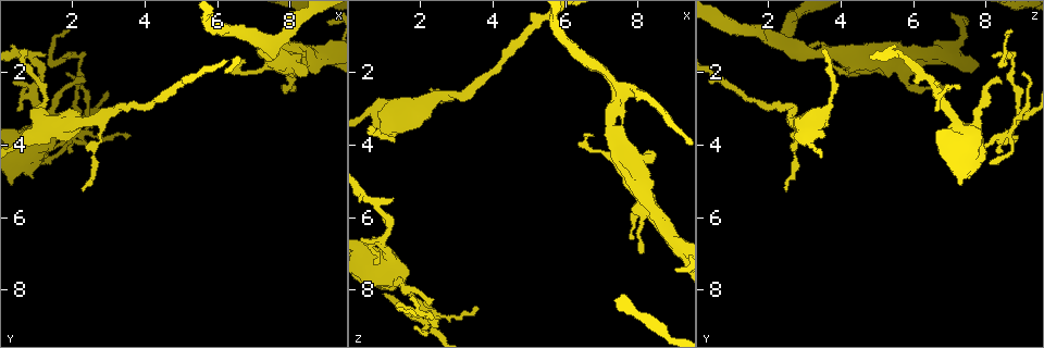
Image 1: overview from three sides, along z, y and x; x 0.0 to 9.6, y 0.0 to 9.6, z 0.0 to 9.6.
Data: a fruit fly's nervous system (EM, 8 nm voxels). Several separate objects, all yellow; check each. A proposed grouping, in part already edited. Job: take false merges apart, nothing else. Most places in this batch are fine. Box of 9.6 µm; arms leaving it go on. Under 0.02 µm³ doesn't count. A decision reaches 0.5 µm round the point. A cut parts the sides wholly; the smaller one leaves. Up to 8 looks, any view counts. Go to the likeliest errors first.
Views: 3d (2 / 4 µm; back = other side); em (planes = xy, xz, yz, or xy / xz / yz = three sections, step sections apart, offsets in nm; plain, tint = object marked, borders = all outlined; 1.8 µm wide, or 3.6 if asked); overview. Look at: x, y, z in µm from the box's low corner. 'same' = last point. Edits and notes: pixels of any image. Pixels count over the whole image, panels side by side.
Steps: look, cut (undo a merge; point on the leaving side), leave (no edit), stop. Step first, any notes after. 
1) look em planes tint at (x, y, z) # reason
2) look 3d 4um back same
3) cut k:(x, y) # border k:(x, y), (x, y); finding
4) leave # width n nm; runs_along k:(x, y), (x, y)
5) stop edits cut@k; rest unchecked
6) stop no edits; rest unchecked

look em planes tint at (2.05, 3.70, 8.45) # sharp bend

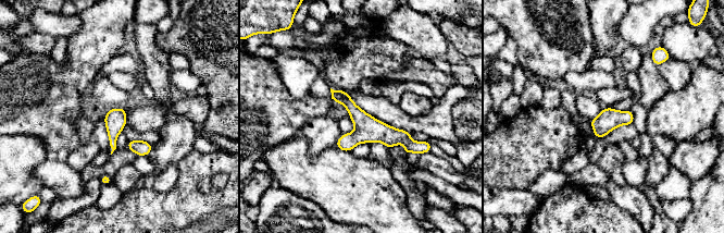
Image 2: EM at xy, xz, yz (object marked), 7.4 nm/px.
leave # runs_along 2:(334, 93), (374, 131), (416, 148); one neuron here

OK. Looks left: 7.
look 3d 2um back at (8.20, 1.80, 5.60) # sudden change in width

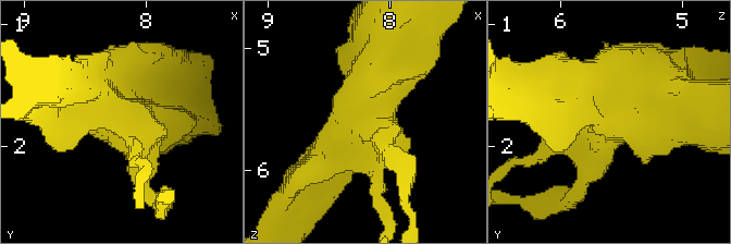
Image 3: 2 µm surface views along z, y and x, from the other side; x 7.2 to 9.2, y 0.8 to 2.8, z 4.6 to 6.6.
look em planes tint at (8.24, 1.74, 5.58) # need the tissue

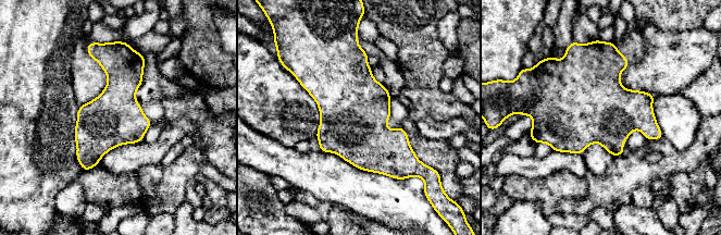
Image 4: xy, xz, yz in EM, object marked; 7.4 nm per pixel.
leave # all the same neuron

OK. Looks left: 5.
look em yz step 8 tint at (7.45, 1.45, 2.65) # three arms meet

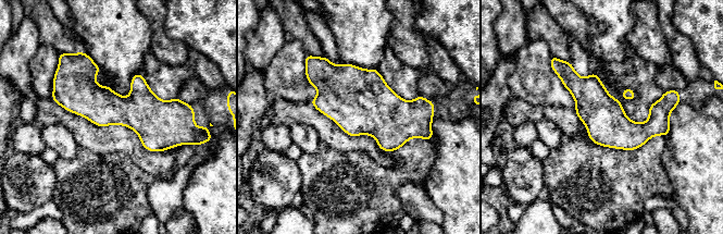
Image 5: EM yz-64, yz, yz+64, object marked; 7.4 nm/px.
look em planes tint same

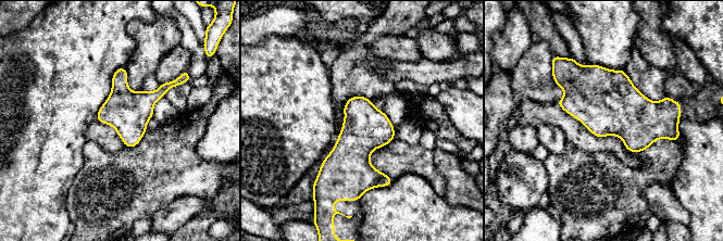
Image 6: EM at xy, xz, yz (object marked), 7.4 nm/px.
leave # continuous, no second neuron

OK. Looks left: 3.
stop no edits; rest unchecked

